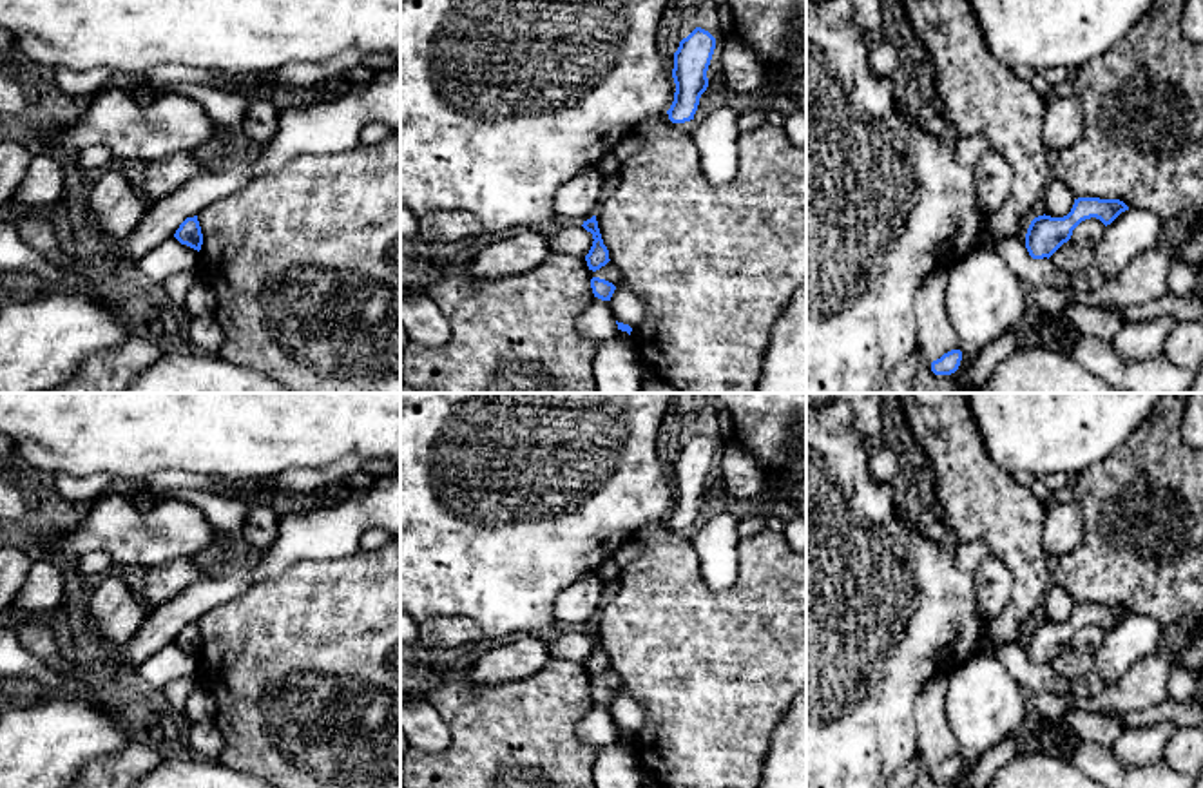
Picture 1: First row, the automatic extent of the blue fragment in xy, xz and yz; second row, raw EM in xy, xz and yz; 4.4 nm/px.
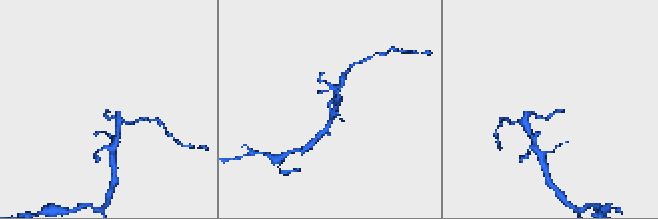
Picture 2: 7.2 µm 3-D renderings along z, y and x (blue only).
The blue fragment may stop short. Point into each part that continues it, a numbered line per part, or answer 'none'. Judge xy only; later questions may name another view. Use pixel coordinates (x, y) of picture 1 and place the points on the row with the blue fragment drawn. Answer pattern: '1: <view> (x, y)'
none

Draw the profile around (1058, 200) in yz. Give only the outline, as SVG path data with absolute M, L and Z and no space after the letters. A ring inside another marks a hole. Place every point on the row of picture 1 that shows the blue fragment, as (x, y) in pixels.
M1053 178L1047 185L1047 192L1042 201L1042 210L1045 216L1063 217L1071 212L1074 199L1076 197L1069 190L1069 187L1062 179Z

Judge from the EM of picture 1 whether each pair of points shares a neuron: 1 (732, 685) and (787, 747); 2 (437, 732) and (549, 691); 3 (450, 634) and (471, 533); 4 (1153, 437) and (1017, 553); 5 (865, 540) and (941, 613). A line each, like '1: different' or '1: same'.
1: different
2: different
3: different
4: different
5: same

